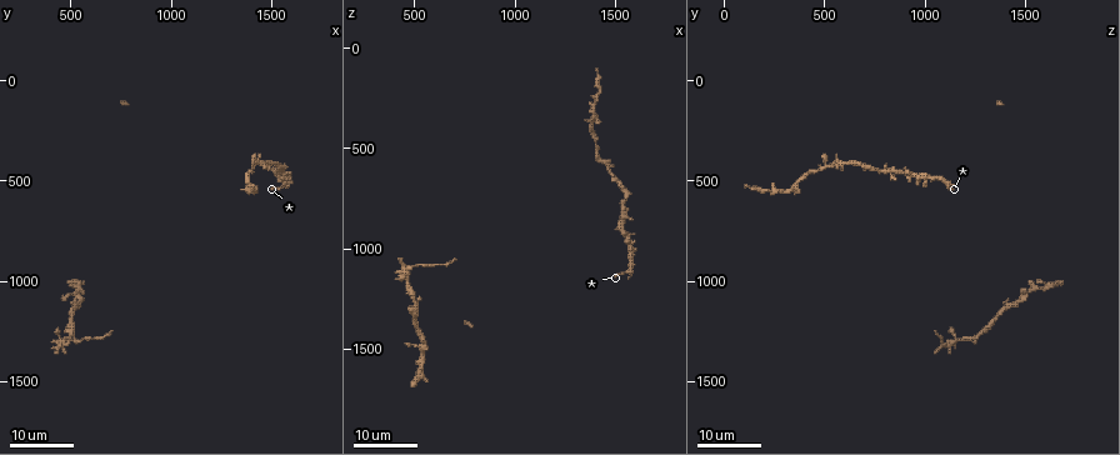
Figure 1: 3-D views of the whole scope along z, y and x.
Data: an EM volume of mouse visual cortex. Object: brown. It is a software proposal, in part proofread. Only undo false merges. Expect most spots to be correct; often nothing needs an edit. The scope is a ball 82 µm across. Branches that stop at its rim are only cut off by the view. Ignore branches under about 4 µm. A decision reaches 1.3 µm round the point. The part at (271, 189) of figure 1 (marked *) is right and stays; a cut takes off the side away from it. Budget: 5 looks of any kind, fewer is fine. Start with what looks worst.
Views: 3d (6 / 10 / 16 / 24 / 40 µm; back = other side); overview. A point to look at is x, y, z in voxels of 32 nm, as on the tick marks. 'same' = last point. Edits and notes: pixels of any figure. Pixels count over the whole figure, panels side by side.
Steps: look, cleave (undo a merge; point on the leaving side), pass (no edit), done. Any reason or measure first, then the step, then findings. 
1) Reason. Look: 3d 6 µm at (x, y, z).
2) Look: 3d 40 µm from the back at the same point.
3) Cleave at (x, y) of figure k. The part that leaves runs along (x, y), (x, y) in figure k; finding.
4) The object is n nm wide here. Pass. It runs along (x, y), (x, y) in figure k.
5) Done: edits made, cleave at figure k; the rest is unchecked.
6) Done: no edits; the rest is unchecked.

Thick turns thin. Look: 3d 16 µm at (490, 1260, 1270).

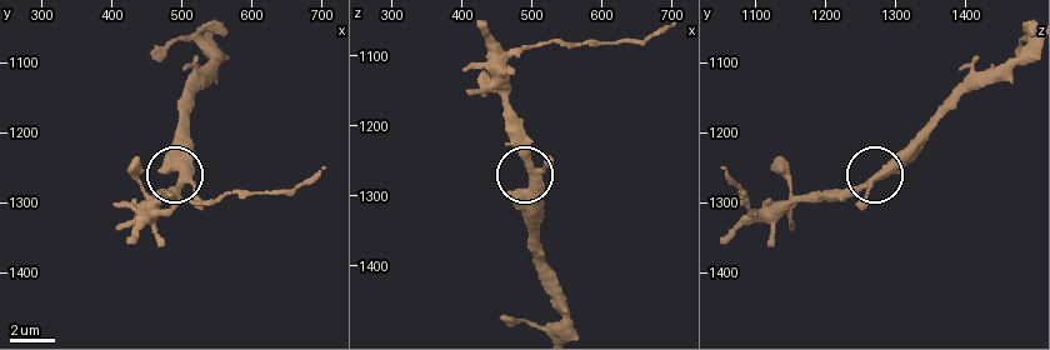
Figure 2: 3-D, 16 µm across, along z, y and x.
Zoom in. Look: 3d 10 µm at (505, 1260, 1275).

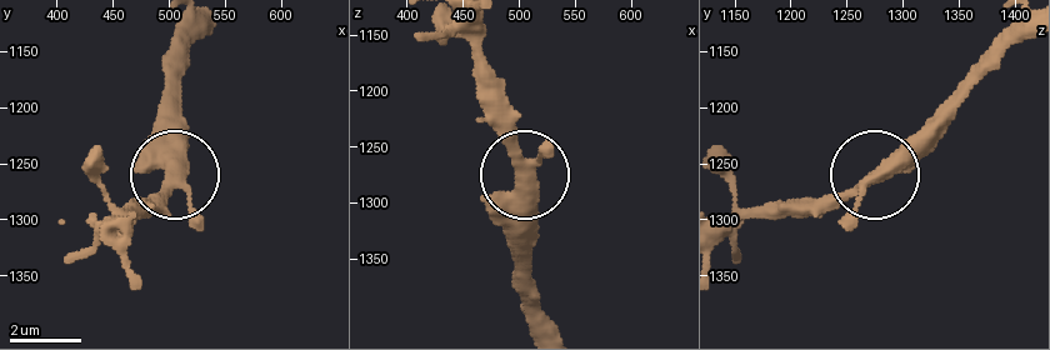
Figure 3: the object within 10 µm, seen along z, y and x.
Look: 3d 6 µm at (502, 1262, 1272).

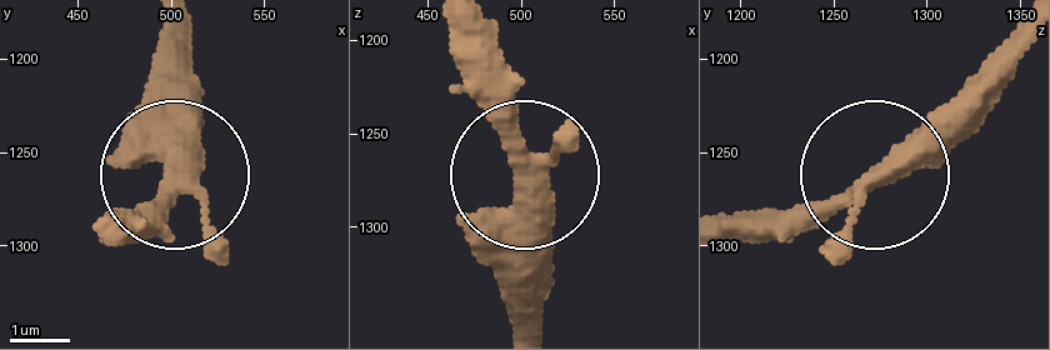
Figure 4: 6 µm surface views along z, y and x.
Pass. Continuous, no second cell.

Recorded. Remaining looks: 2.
Look: 3d 24 µm at (1420, 420, 540).

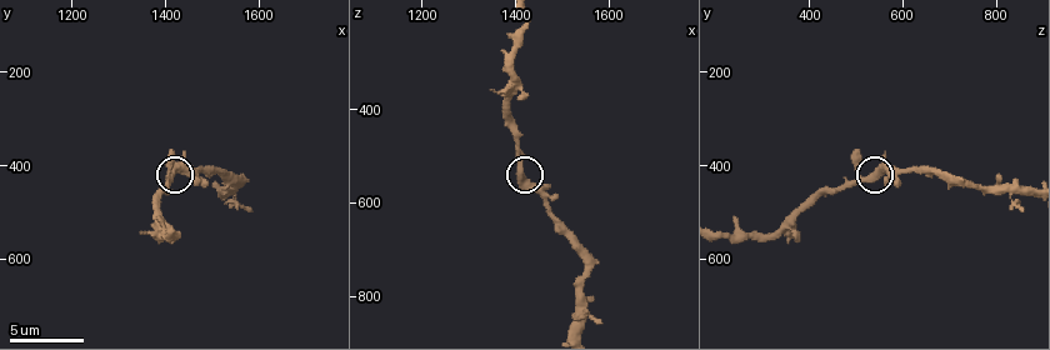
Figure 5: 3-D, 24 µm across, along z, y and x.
Closer look. Look: 3d 6 µm at (1410, 430, 530).

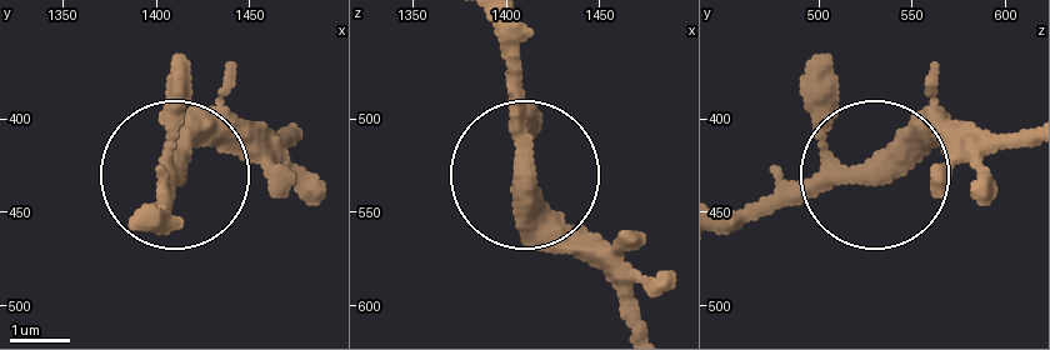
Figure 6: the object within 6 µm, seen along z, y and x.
Pass. It runs along (1020, 149), (915, 149), (721, 208) in figure 6; one cell here.

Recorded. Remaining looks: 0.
Done: no edits; the rest is unchecked.

